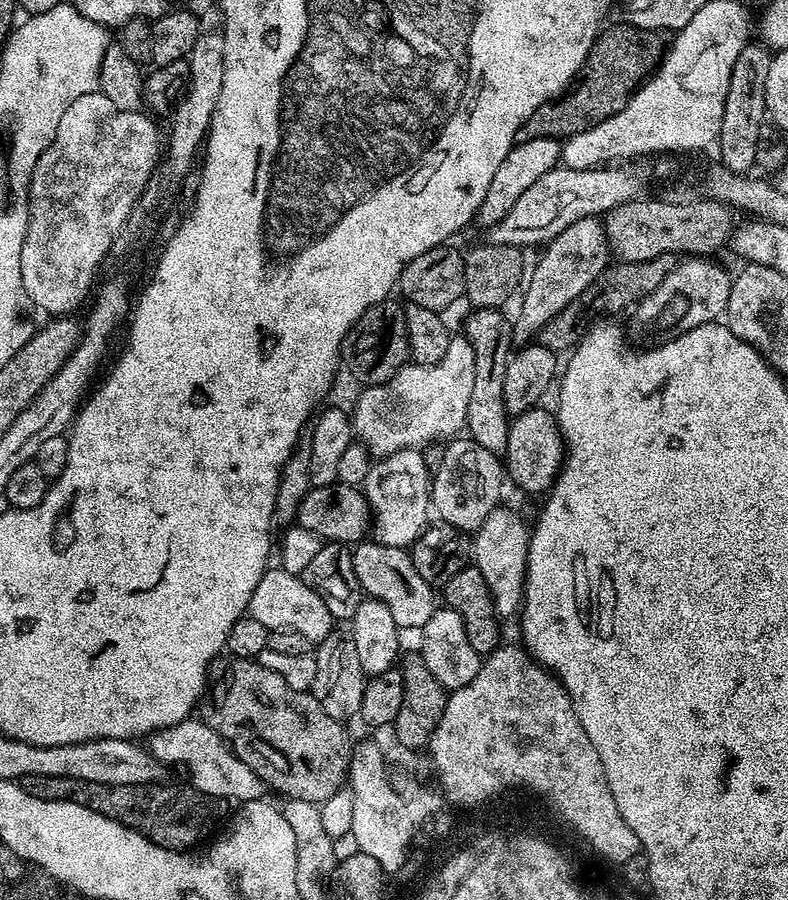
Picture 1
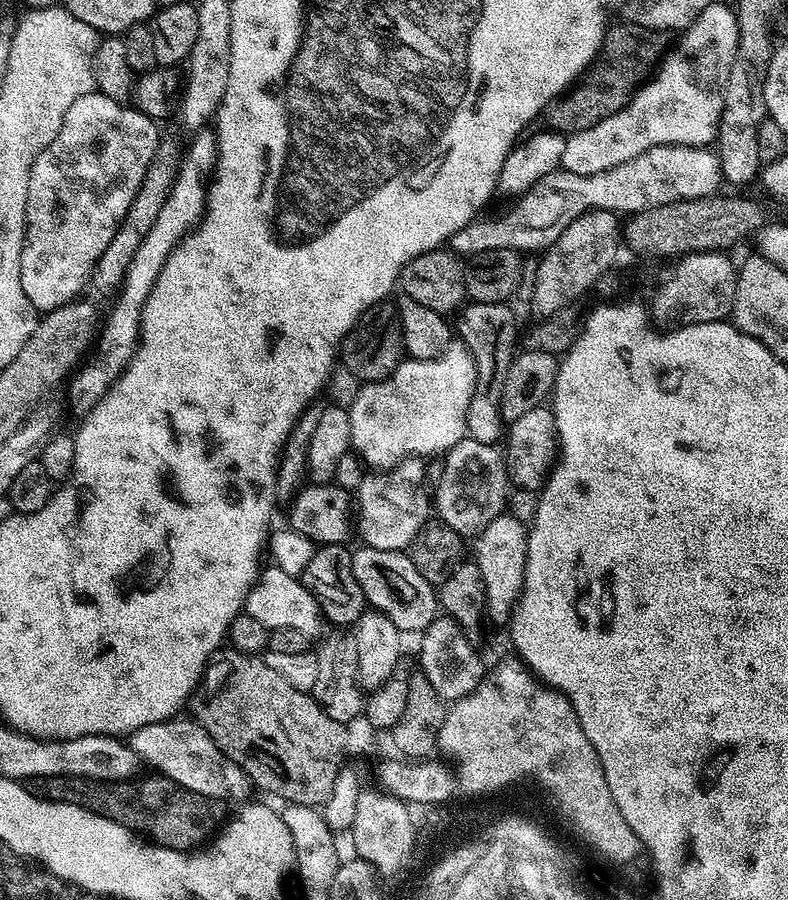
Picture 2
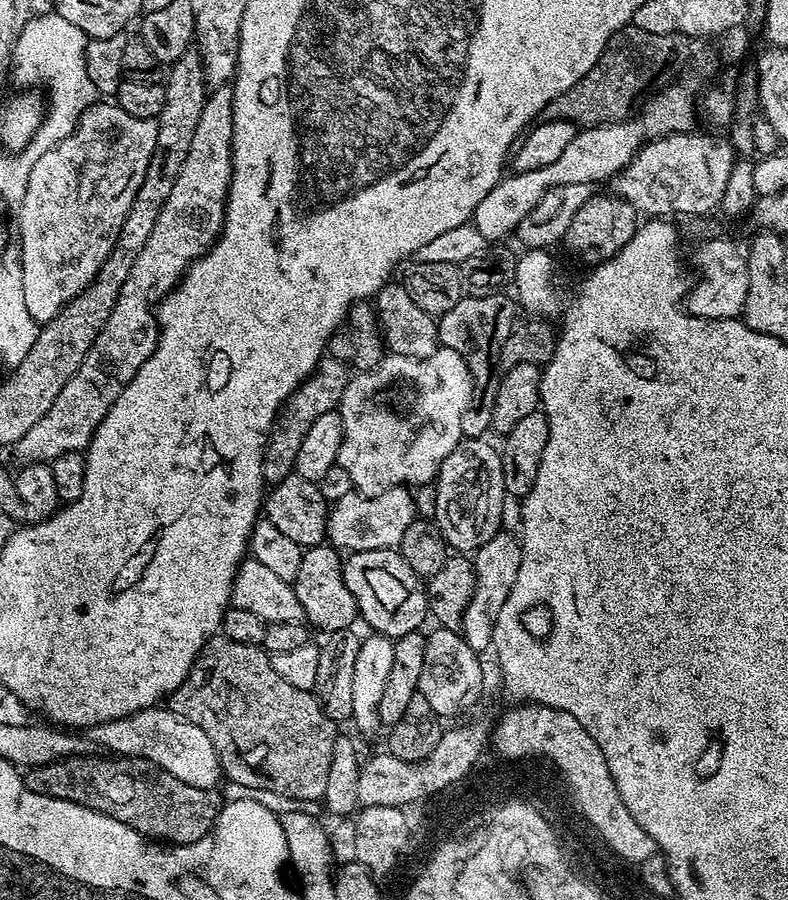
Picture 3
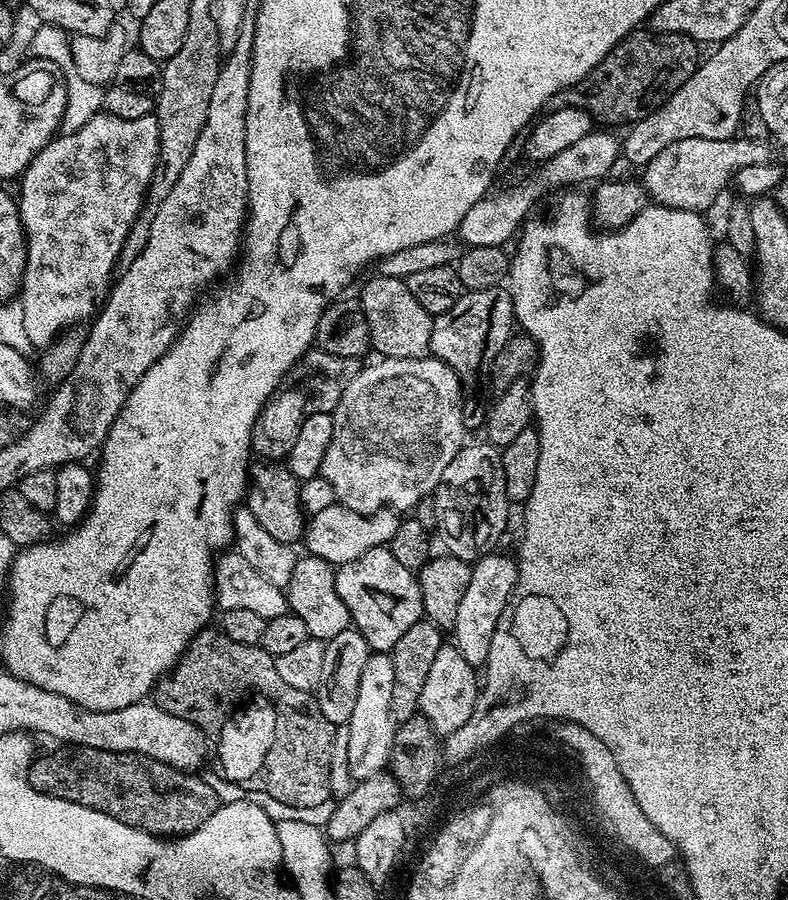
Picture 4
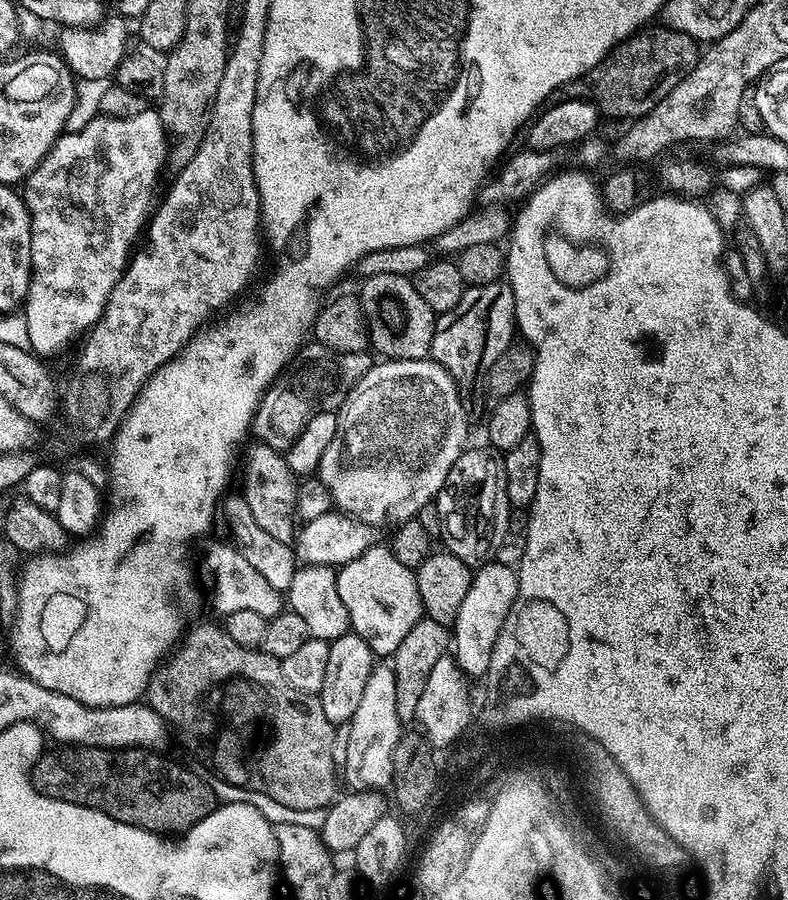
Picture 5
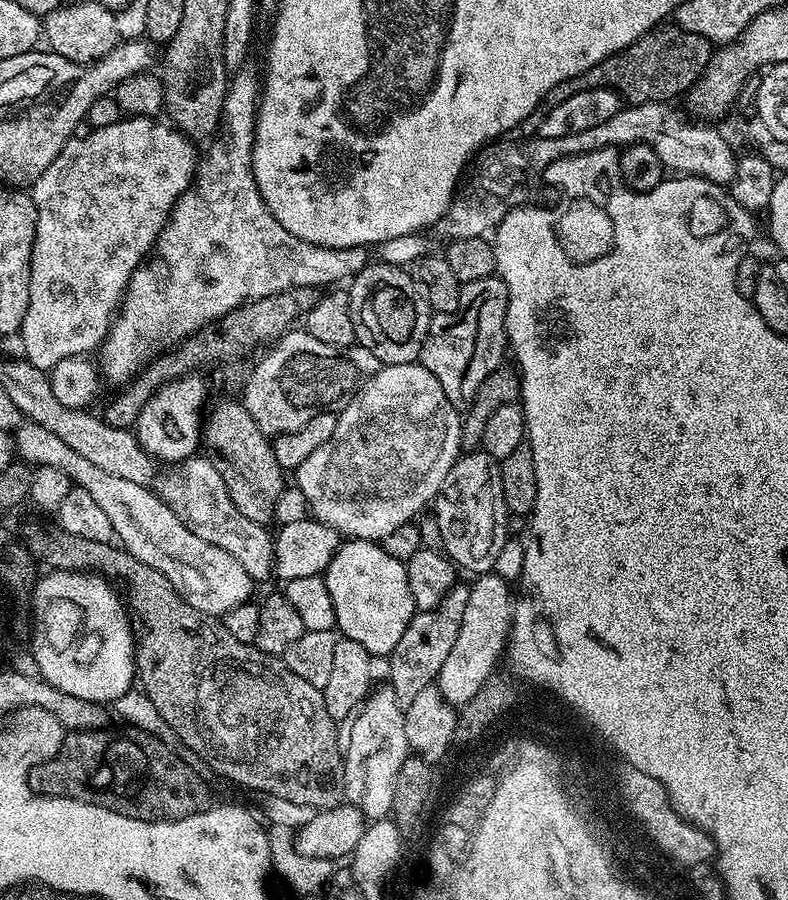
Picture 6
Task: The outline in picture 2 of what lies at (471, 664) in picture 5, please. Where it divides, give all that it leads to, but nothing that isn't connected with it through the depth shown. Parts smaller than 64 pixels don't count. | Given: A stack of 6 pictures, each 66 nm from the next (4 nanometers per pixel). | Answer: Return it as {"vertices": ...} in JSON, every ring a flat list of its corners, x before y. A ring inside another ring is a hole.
{"vertices":[[501,514,475,537,476,556,474,562,482,574,484,583,484,615,488,620,503,625,512,619,516,599,524,589,524,571,528,557,528,528,516,516]]}

